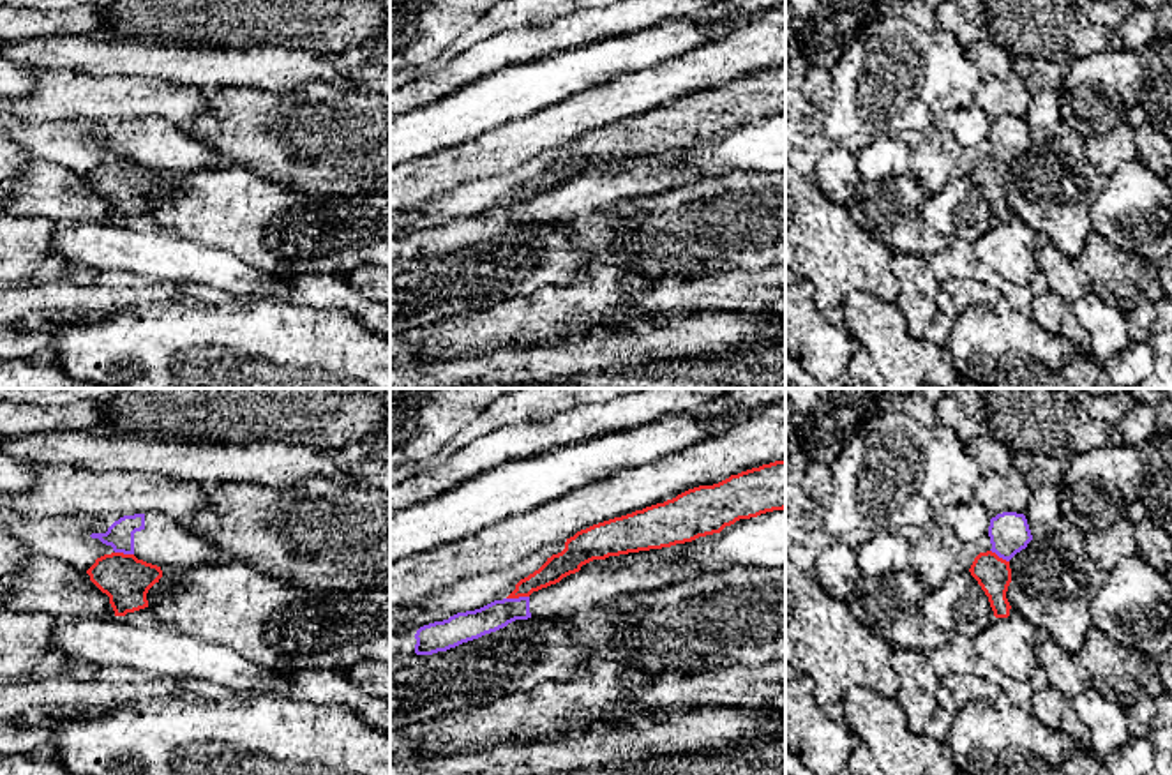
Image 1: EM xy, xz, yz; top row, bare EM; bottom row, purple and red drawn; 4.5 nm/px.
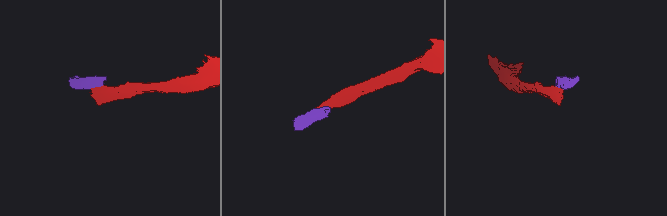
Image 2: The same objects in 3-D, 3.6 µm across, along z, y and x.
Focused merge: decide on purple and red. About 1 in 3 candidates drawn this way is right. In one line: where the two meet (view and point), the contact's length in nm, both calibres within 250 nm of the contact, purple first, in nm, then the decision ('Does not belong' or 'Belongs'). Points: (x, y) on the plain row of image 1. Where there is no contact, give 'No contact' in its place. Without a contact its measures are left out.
Touches purple at xz (519, 202). Shared border 110 nm. Thickness 130 nm (purple) against 120 nm. Does not belong

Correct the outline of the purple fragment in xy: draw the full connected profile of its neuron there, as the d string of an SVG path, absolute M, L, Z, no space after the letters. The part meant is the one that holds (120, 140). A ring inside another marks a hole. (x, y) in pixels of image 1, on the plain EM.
M157 117L124 120L106 138L90 141L111 150L115 157L134 159L138 164L166 173L229 166L180 125Z

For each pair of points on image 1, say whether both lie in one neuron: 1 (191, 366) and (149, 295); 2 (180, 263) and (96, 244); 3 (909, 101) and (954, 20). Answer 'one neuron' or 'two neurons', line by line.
1: two neurons
2: one neuron
3: two neurons

